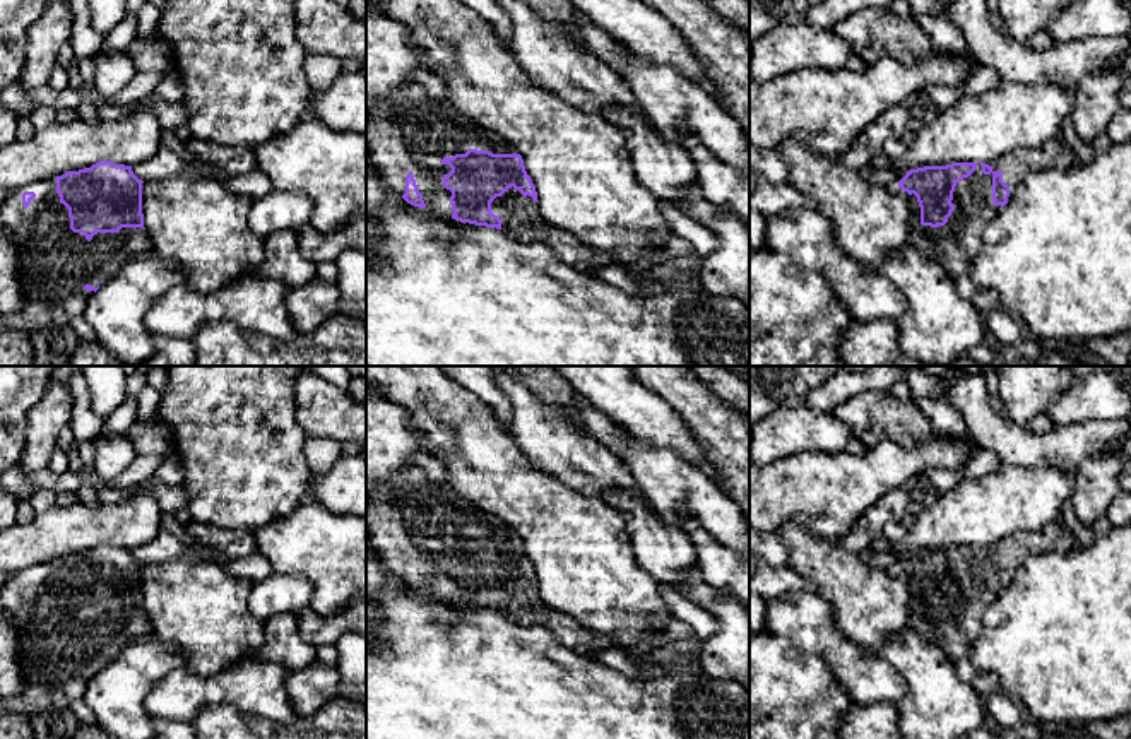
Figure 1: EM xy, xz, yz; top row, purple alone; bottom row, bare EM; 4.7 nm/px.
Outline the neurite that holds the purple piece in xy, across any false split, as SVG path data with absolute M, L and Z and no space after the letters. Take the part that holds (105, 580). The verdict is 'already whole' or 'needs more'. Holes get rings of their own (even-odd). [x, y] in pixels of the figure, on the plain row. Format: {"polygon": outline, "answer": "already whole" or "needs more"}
{"polygon": "M99 544L91 551L33 565L0 588L0 609L14 621L24 689L0 706L34 717L84 700L91 679L133 641L154 635L144 611L142 563L132 549Z", "answer": "needs more"}

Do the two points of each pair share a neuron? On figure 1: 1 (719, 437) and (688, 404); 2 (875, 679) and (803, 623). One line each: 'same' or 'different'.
1: same
2: same

